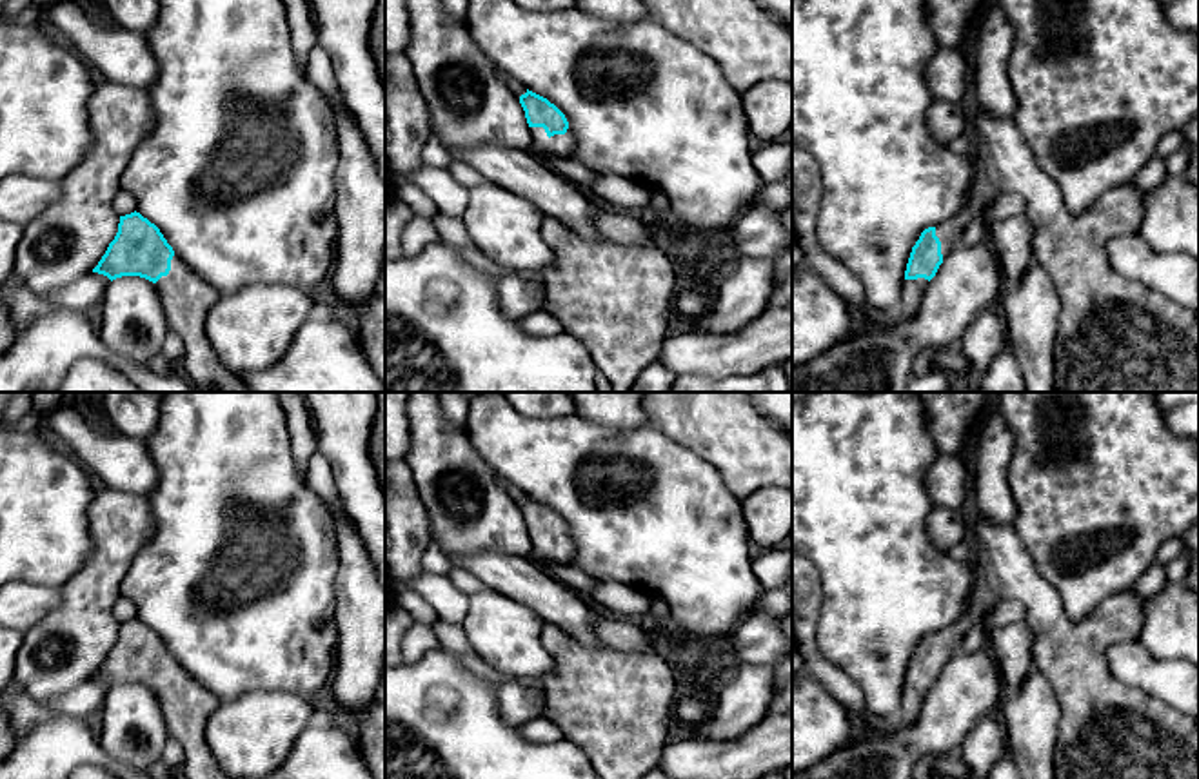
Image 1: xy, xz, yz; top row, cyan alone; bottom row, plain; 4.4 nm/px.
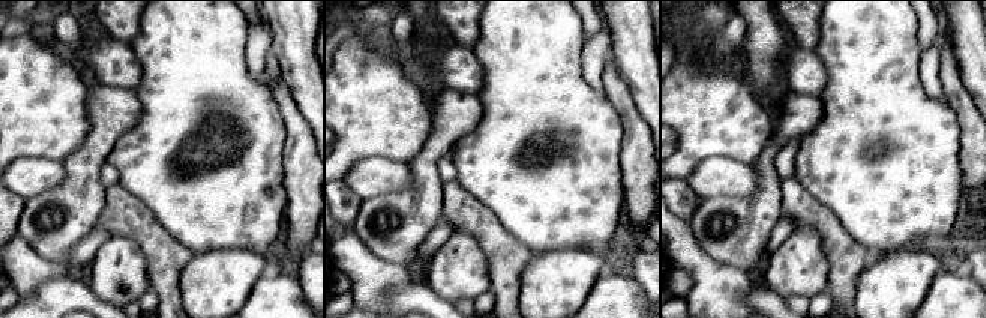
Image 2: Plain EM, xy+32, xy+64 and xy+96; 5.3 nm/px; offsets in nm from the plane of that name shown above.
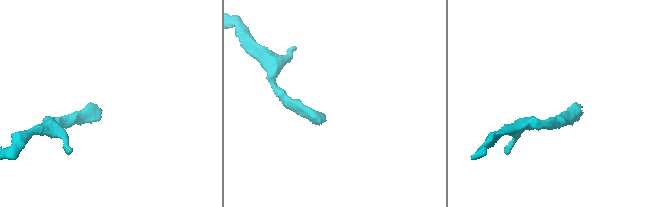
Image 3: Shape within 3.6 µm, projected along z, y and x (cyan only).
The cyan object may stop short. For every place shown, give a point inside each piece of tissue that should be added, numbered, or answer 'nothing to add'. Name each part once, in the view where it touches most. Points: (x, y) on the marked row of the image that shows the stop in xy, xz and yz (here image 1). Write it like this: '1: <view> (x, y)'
1: xz (560, 146)

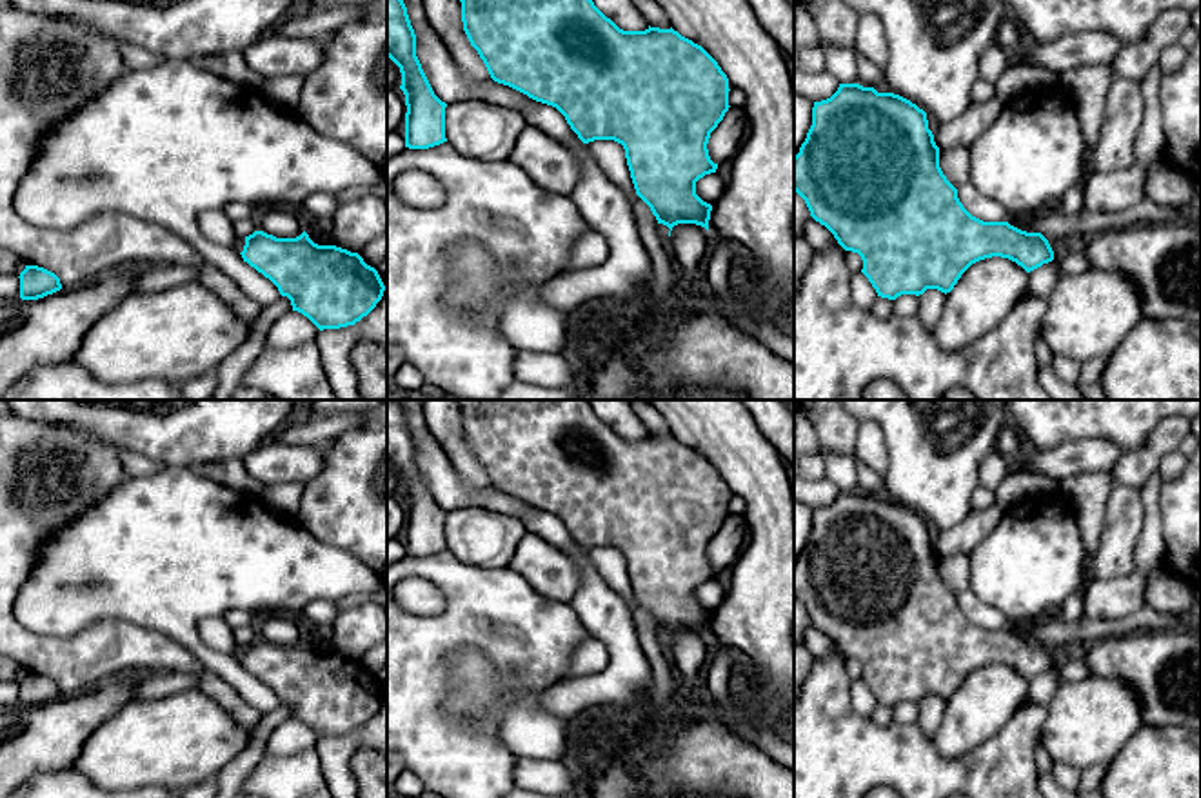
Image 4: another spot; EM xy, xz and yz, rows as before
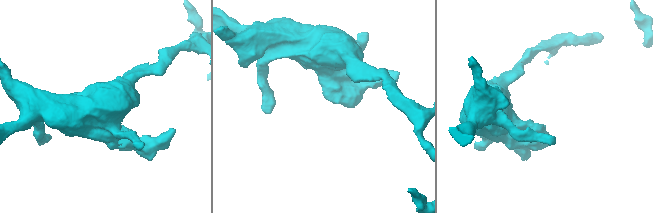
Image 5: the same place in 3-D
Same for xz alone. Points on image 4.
nothing to add

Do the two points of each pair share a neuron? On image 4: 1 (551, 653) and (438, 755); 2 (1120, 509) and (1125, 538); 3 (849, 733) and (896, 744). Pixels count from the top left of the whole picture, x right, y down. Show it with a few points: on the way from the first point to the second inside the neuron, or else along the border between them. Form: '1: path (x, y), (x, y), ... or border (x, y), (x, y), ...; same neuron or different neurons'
1: path (496, 637), (453, 637), (427, 662), (427, 700); same neuron
2: path (1123, 517), (1123, 531); same neuron
3: path (860, 744), (885, 744); same neuron

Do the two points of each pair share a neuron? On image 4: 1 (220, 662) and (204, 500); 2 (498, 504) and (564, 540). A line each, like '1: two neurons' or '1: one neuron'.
1: one neuron
2: two neurons

